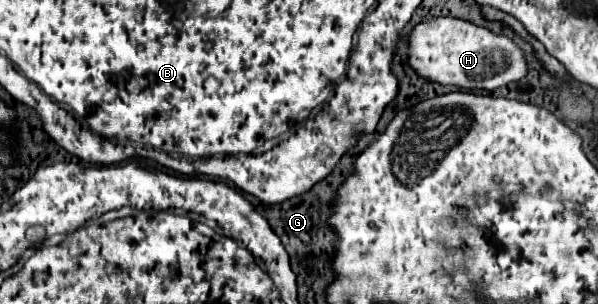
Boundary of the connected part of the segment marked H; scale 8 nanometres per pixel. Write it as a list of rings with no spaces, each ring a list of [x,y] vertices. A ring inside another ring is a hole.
[[[434,18],[418,24],[410,34],[408,62],[426,80],[462,90],[496,90],[522,80],[528,72],[526,52],[512,38],[460,18]]]

